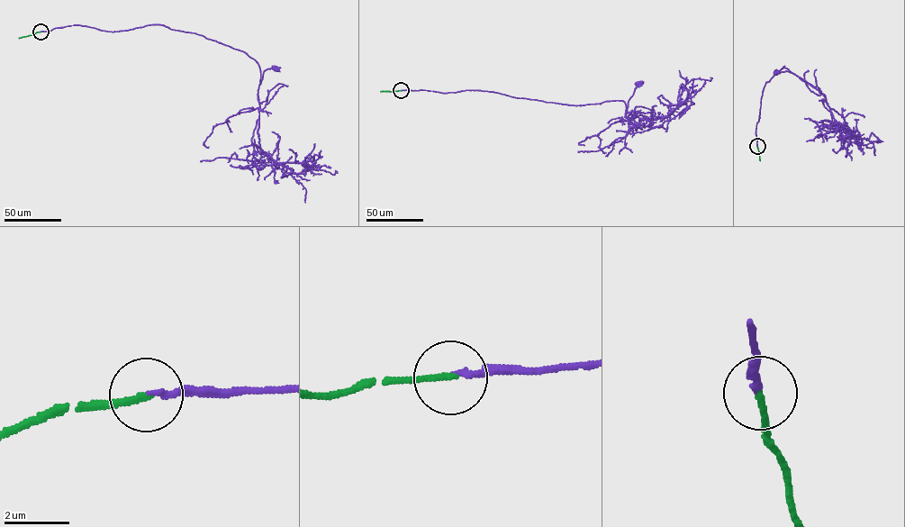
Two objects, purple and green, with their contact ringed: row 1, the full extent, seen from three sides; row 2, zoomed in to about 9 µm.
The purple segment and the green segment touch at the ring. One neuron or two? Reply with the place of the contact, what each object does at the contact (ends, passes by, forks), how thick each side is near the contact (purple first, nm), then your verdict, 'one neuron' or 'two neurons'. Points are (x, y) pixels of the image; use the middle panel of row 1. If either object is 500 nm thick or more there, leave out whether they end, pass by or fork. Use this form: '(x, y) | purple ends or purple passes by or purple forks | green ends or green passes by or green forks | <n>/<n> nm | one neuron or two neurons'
(401, 90) | purple ends | green ends | 160/180 nm | one neuron

